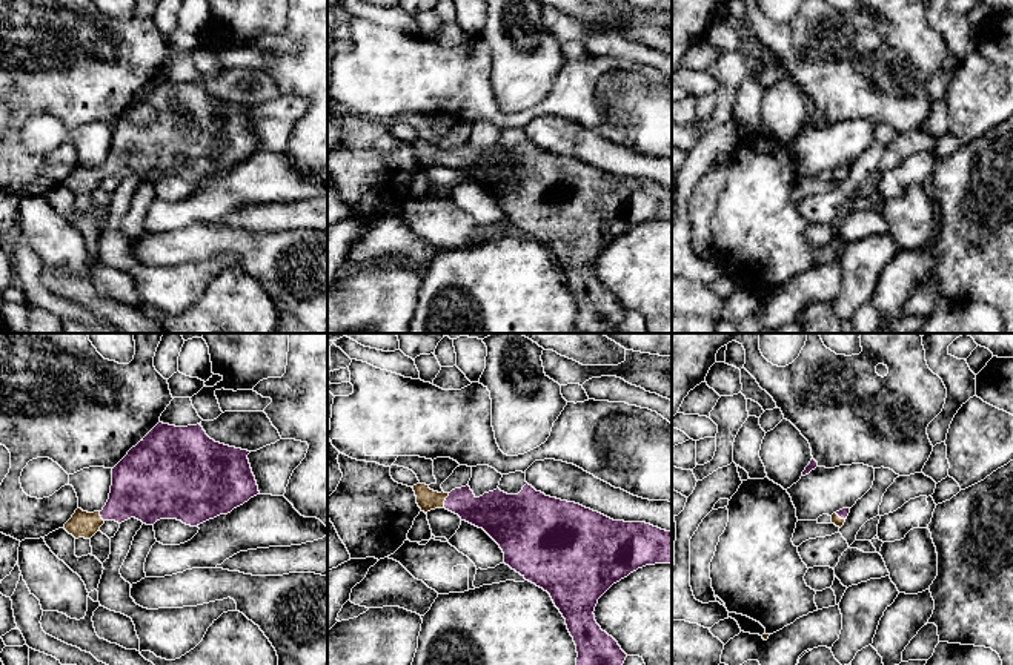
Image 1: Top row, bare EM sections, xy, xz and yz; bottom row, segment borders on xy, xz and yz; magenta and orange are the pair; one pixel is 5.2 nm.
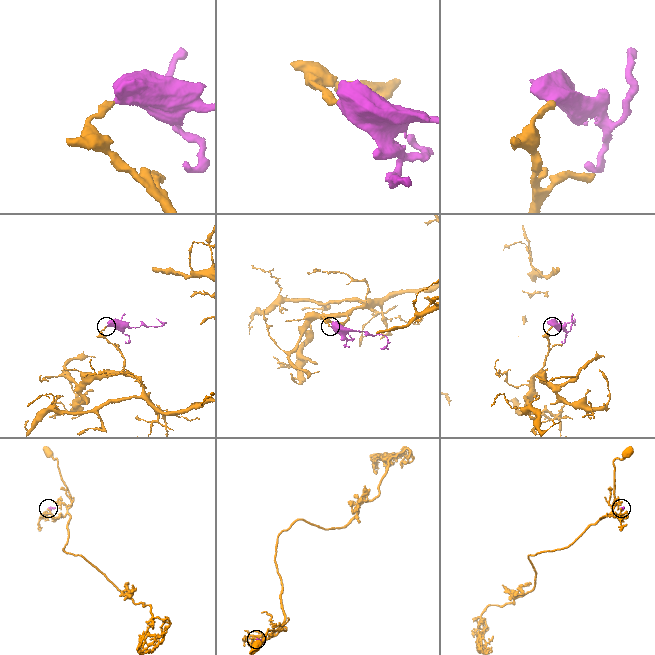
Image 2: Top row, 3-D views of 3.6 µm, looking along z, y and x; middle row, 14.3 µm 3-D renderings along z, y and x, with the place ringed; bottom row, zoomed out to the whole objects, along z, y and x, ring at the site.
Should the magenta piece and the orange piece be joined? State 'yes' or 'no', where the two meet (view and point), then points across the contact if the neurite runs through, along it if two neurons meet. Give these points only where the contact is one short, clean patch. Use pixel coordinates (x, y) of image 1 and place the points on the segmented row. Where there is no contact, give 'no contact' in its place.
yes; meets magenta in xz at (445, 501); runs through xz (491, 512), (445, 501), (428, 499)

